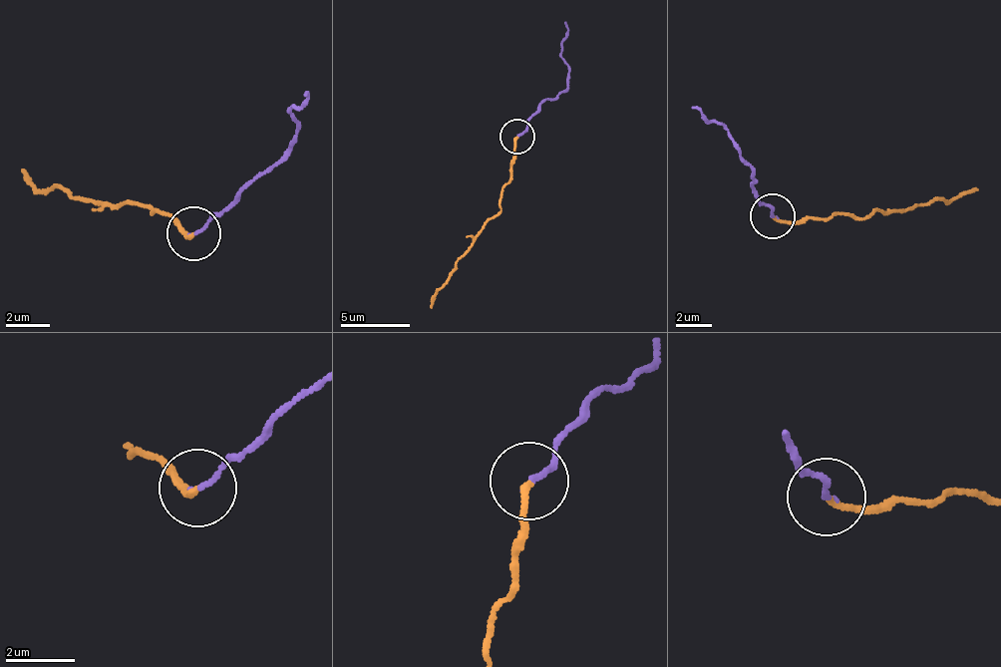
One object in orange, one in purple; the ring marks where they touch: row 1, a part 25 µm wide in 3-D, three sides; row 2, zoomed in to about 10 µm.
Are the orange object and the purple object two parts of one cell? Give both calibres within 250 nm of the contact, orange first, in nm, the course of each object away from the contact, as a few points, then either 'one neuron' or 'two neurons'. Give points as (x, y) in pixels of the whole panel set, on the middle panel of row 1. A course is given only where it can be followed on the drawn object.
calibres 170 and 150 nm; course orange (517, 135), (511, 179), (499, 211), (438, 290), (431, 307); course purple (517, 135), (537, 105), (568, 85), (568, 66), (560, 53), (564, 22); two neurons

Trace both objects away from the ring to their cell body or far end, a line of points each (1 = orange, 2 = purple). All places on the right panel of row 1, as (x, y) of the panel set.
1: (771, 215), (784, 221), (864, 217), (952, 199), (977, 186)
2: (771, 215), (753, 187), (750, 167), (737, 141), (723, 126), (693, 106)

